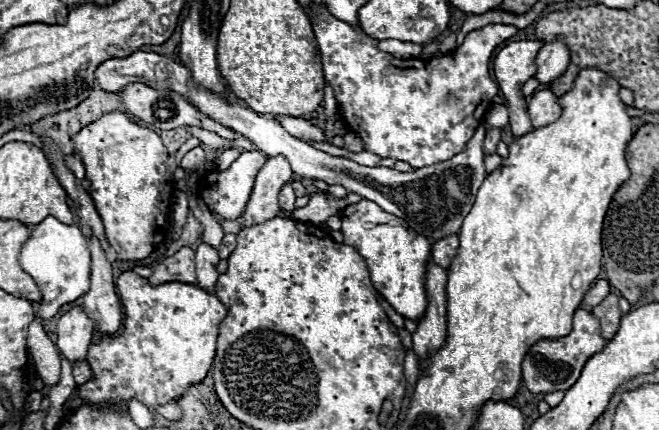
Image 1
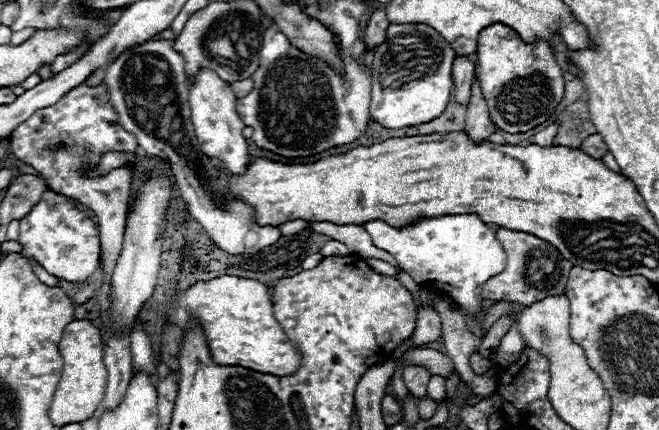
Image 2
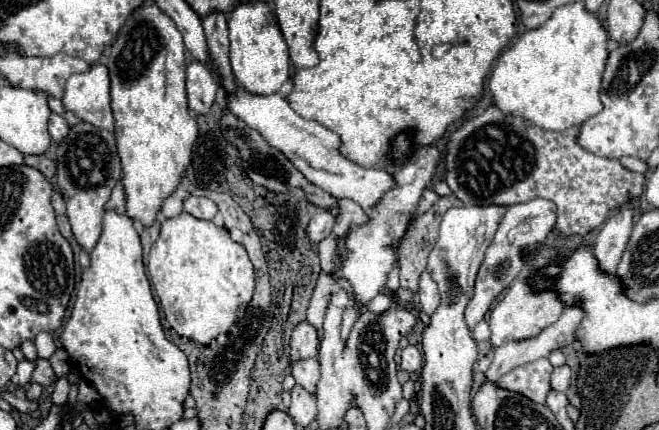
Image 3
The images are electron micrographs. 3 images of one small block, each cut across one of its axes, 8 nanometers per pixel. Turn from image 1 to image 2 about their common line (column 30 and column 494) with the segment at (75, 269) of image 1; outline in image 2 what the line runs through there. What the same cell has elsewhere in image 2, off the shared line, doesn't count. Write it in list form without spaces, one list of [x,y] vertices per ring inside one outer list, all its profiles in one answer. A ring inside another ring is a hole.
[[[452,214],[452,216],[440,216],[440,218],[424,218],[422,222],[404,228],[404,230],[396,230],[390,224],[382,222],[382,220],[374,220],[364,224],[366,232],[372,238],[372,244],[380,250],[390,252],[396,262],[412,276],[412,280],[416,284],[426,284],[430,288],[436,288],[442,292],[442,296],[450,298],[454,304],[458,304],[462,308],[464,314],[478,318],[482,314],[484,308],[484,298],[482,298],[482,288],[484,284],[500,274],[506,268],[506,254],[504,248],[500,246],[500,242],[496,240],[496,228],[492,230],[486,222],[482,222],[482,218],[478,214]]]

